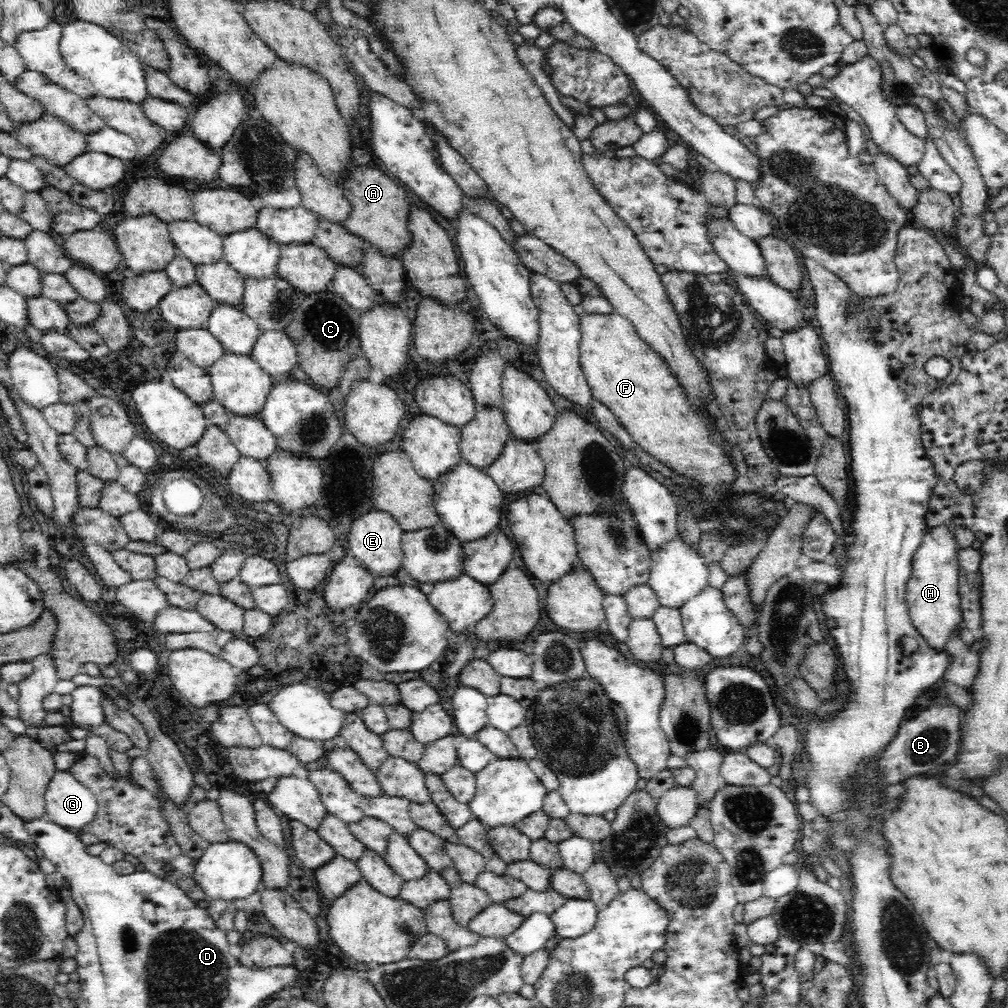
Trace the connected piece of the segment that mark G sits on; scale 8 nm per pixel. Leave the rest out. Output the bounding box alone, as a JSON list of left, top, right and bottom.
[44,770,99,833]

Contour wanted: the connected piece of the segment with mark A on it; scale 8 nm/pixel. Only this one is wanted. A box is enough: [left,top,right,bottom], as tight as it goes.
[339,166,411,257]

